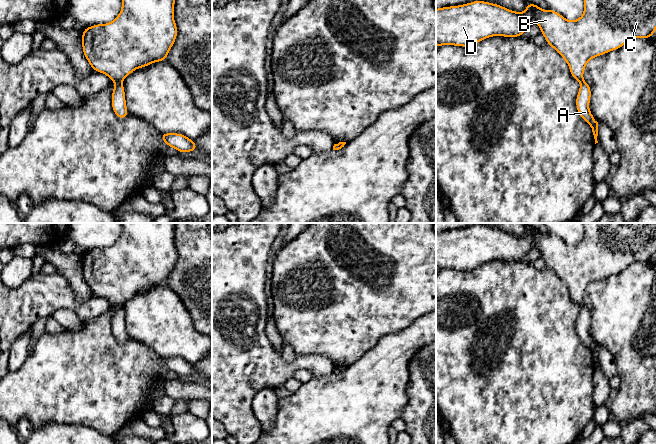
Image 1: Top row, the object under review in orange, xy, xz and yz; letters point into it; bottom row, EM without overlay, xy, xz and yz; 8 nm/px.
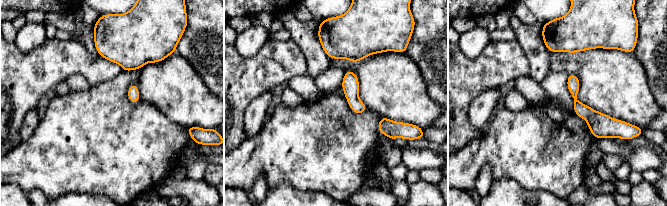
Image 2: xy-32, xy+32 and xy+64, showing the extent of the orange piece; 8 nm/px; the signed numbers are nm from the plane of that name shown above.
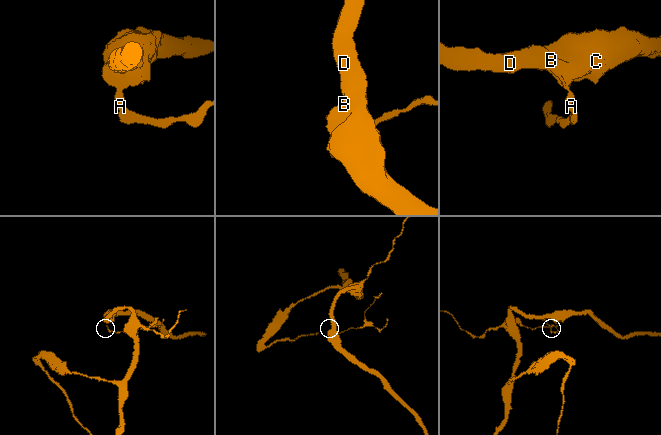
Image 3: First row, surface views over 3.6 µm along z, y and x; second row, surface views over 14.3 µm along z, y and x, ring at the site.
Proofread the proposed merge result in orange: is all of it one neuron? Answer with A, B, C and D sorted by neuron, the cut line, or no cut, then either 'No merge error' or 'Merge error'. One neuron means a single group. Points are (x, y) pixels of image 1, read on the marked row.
Groups: A / B C D. Split along xy (115, 81), (121, 82). Merge error

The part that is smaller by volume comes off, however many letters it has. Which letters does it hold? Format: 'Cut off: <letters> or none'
Cut off: A

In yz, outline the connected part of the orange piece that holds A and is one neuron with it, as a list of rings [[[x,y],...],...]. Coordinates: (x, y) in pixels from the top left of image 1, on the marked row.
[[[582,80],[580,82],[579,92],[576,96],[576,108],[581,118],[590,125],[596,144],[598,143],[598,122],[595,120],[589,109],[590,99],[591,87],[585,80]]]

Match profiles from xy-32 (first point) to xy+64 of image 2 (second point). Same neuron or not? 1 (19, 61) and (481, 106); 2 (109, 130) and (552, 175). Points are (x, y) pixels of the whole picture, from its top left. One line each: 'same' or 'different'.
1: different
2: same

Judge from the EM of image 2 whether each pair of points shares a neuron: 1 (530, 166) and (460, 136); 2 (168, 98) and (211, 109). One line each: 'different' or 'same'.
1: different
2: same

